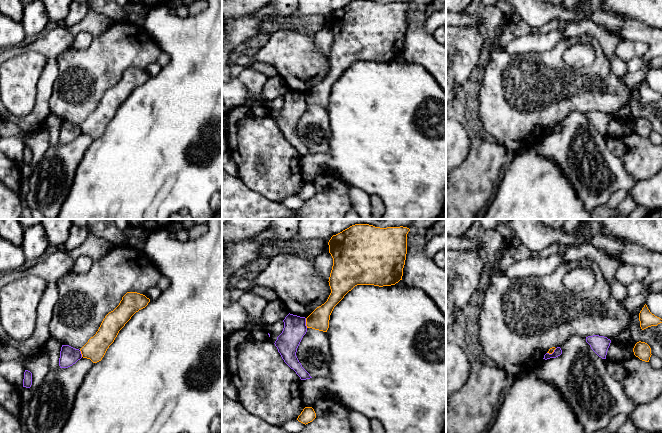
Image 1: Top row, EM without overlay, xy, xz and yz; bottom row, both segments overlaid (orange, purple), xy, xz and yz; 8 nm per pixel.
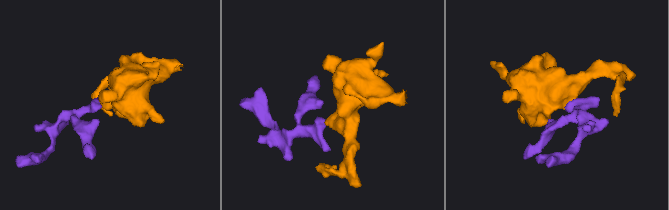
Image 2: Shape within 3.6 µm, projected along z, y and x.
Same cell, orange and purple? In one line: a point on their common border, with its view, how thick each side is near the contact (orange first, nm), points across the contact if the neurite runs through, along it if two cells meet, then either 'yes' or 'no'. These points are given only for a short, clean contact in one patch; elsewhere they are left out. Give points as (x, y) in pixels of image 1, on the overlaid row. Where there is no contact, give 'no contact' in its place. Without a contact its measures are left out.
contact xz (306, 323); calibres 160 and 180 nm; border xz (305, 318), (307, 327); no

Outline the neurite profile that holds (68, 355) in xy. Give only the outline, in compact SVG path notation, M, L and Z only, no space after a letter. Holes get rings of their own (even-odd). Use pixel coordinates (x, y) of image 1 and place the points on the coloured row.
M62 345L59 358L60 368L68 368L82 358L81 351L69 345Z

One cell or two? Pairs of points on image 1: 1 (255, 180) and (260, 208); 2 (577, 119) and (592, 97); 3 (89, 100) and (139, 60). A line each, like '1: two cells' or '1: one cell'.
1: two cells
2: two cells
3: one cell

